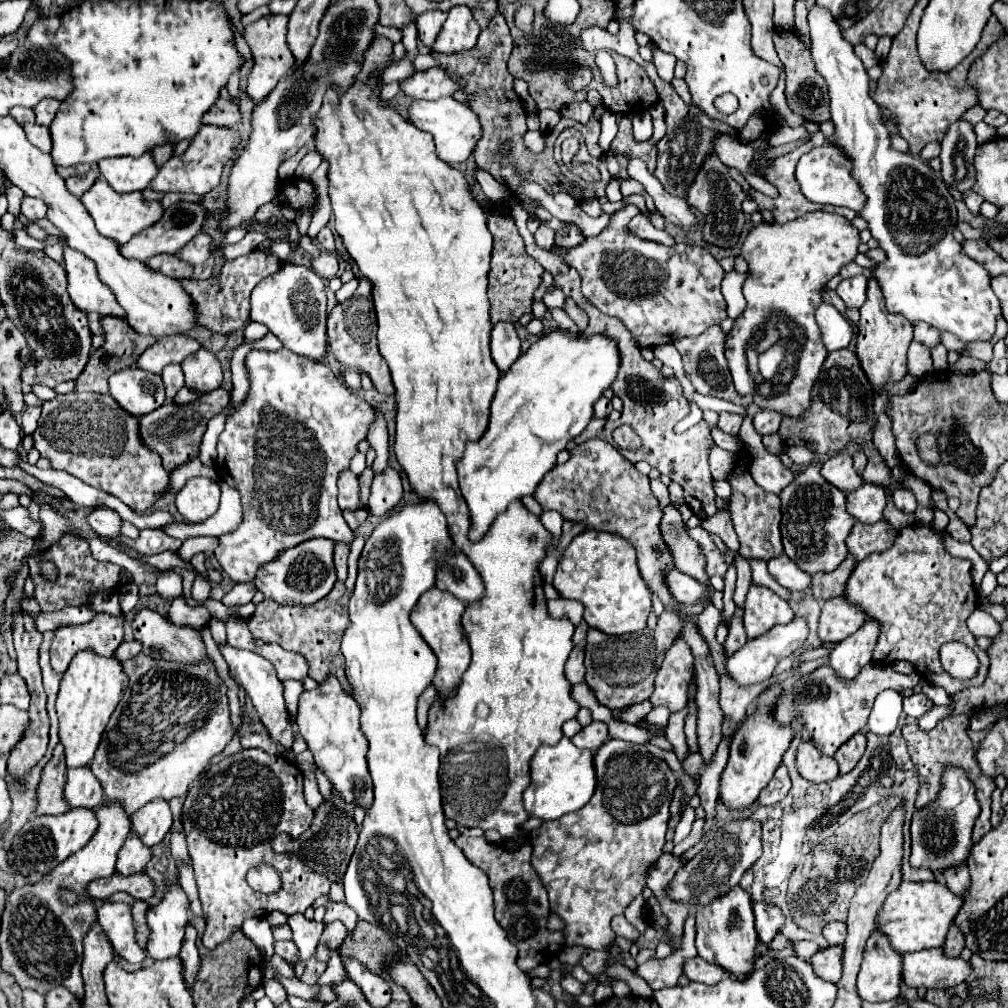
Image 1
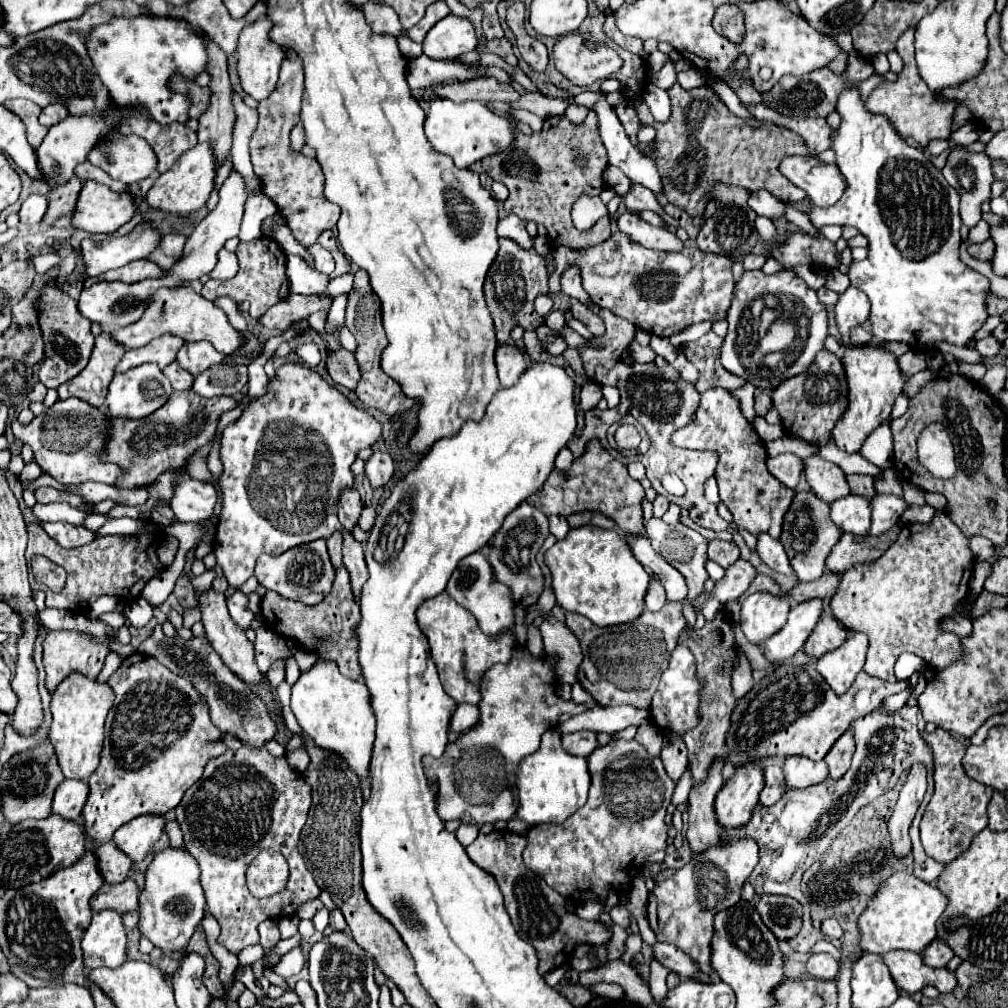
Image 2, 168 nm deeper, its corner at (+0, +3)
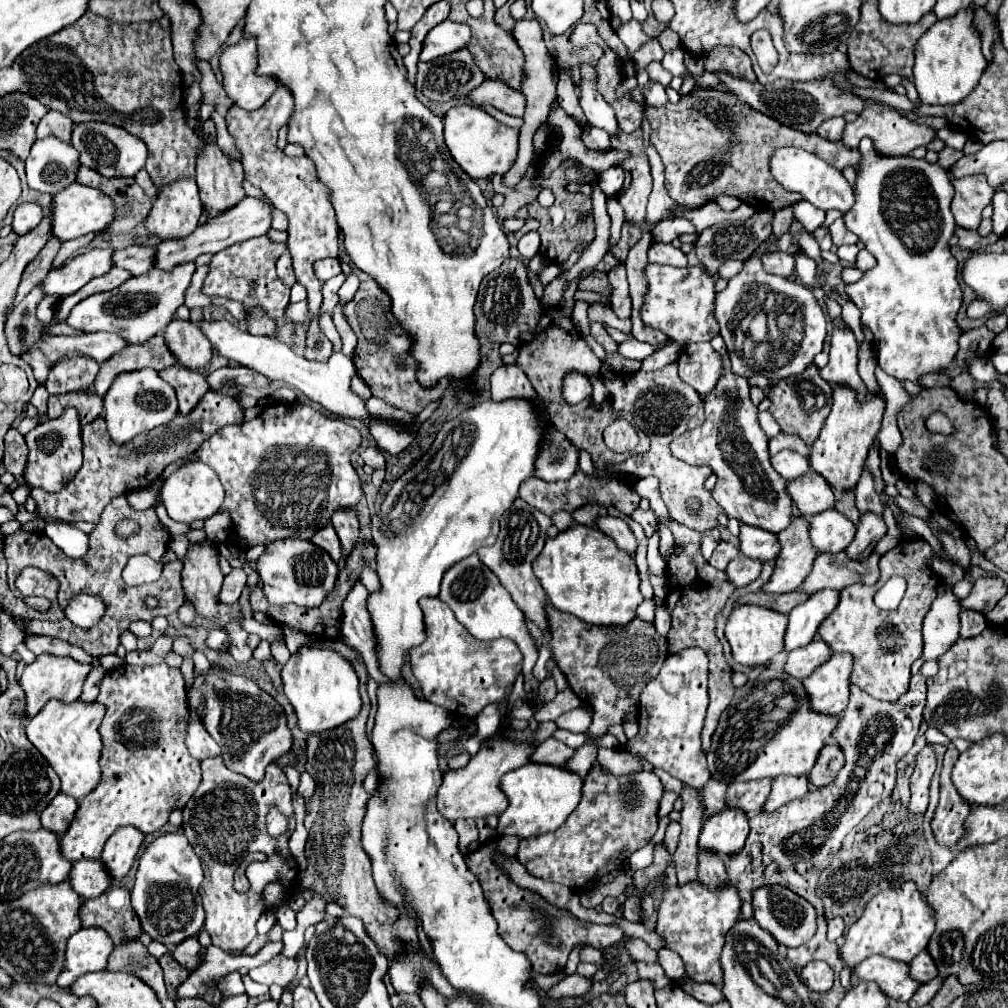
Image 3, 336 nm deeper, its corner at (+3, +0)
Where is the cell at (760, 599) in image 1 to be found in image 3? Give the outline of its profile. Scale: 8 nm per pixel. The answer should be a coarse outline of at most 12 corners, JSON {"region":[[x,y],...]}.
{"region":[[741,604],[725,636],[739,664],[765,664],[783,648],[787,616]]}

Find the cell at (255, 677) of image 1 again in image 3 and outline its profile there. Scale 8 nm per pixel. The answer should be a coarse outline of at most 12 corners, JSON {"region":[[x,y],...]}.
{"region":[[209,540],[183,558],[185,598],[217,622],[223,574]]}

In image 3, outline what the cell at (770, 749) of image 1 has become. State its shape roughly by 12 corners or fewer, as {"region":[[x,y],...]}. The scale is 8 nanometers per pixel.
{"region":[[725,808],[703,822],[699,846],[735,854],[749,834],[741,808]]}

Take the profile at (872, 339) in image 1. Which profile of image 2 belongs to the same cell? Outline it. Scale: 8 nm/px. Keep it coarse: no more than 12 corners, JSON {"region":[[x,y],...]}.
{"region":[[874,343],[848,347],[848,407],[830,443],[860,453],[890,417],[904,379]]}

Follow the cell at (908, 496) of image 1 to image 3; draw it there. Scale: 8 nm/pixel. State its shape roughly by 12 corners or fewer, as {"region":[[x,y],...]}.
{"region":[[875,512],[861,516],[855,540],[845,552],[855,560],[867,558],[887,524]]}

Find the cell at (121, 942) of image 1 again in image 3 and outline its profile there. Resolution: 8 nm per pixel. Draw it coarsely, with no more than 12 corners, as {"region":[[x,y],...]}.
{"region":[[81,928],[67,942],[57,984],[105,970],[113,940],[103,928]]}

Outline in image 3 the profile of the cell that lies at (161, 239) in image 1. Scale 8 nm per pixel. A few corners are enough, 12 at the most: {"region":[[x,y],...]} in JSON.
{"region":[[91,248],[51,270],[43,292],[63,298],[113,266],[113,248]]}

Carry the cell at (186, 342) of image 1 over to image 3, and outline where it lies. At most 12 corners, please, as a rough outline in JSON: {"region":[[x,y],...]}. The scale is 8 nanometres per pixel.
{"region":[[165,338],[145,344],[103,362],[93,386],[103,396],[121,372],[153,368],[159,372],[177,360]]}

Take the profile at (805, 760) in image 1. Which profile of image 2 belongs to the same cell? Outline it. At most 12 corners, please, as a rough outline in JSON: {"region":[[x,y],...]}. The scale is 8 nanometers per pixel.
{"region":[[788,757],[786,789],[818,785],[828,777],[824,761]]}

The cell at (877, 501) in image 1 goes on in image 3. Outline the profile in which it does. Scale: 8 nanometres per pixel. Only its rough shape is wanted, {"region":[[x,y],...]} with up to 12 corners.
{"region":[[835,508],[811,518],[819,552],[841,552],[855,524]]}

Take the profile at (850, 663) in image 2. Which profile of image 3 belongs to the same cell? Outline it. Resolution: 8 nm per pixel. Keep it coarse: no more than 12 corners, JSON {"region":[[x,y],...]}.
{"region":[[835,652],[803,684],[811,708],[841,714],[853,656]]}

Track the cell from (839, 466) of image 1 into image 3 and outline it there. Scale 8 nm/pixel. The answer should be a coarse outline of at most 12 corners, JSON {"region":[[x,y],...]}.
{"region":[[815,470],[787,490],[807,518],[835,506],[831,484]]}

